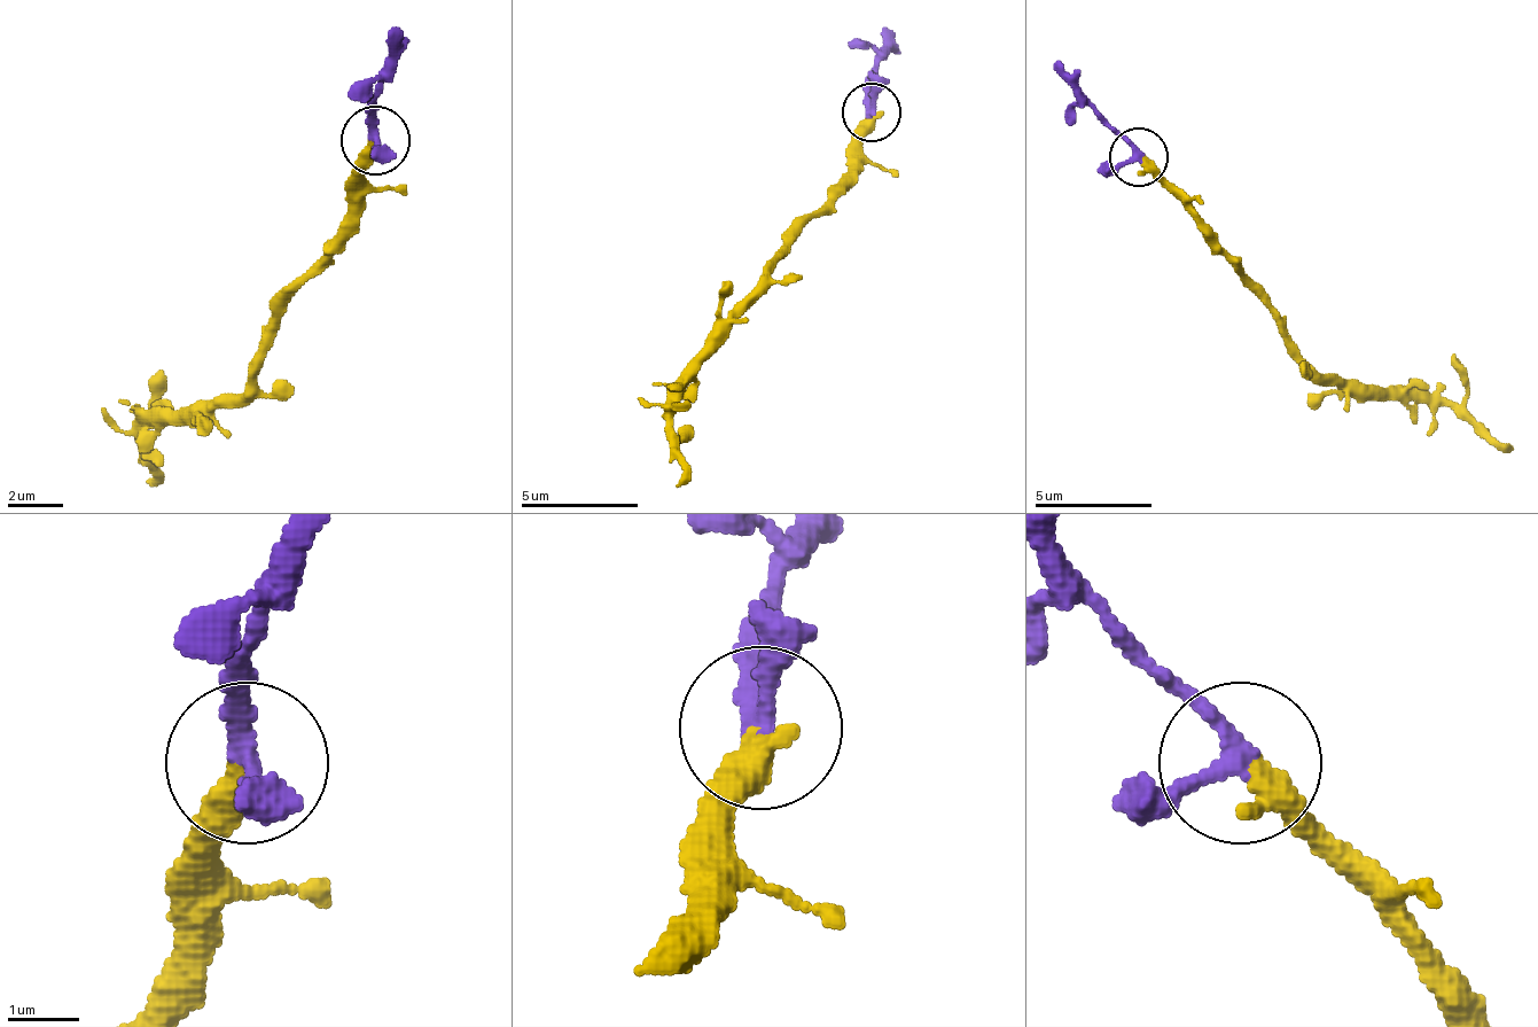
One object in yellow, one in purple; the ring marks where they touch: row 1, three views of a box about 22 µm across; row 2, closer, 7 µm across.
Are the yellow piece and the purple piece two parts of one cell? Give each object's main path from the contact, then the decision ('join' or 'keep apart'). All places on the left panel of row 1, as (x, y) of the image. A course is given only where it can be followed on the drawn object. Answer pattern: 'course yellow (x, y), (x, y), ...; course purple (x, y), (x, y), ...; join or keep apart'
course yellow (376, 142), (357, 224), (288, 300), (240, 395), (164, 409), (143, 429), (143, 484); course purple (376, 142), (376, 74), (397, 25); join

